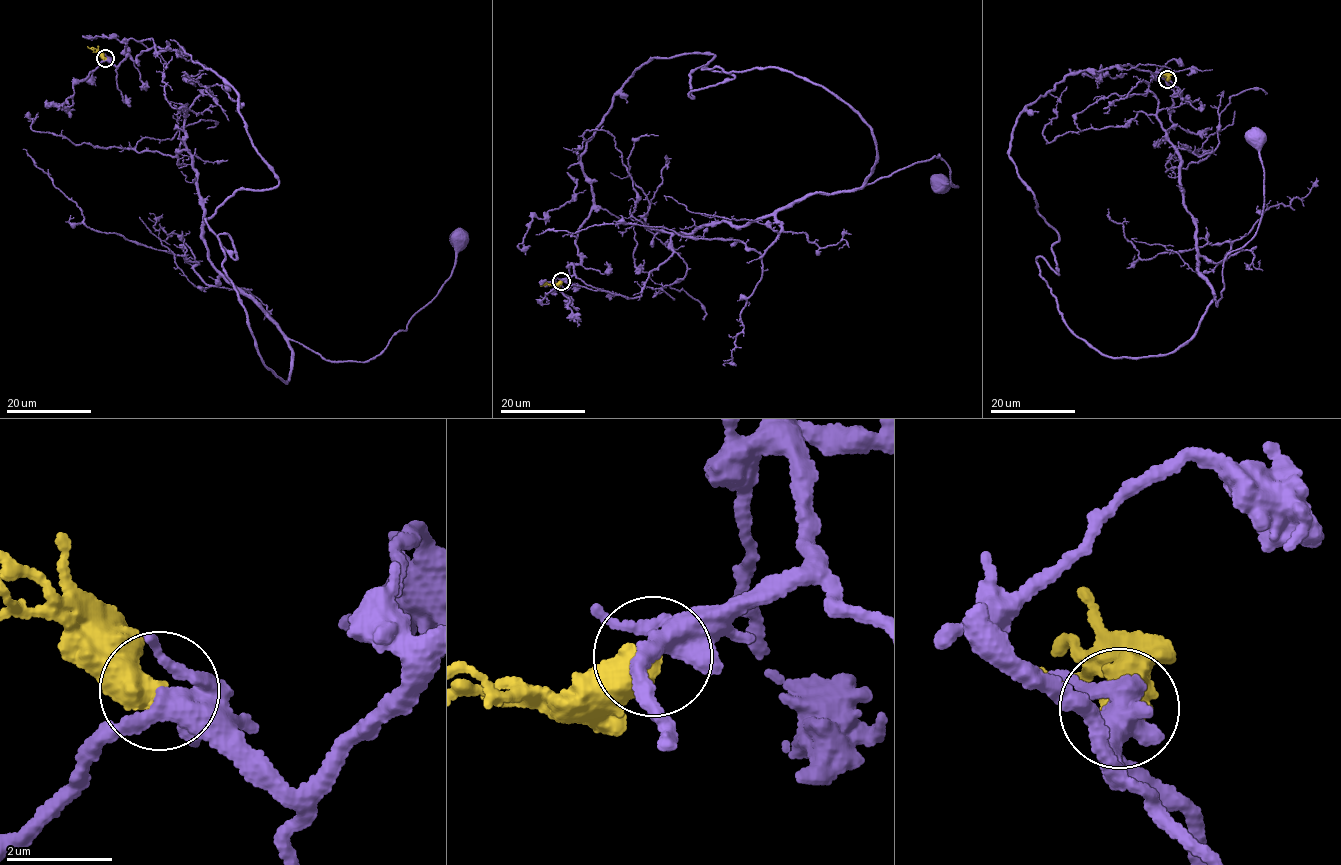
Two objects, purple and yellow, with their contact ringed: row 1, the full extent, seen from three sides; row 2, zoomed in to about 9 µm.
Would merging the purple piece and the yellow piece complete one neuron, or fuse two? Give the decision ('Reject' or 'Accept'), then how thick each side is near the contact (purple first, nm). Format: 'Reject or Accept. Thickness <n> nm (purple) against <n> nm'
Accept. Thickness 380 nm (purple) against 600 nm

